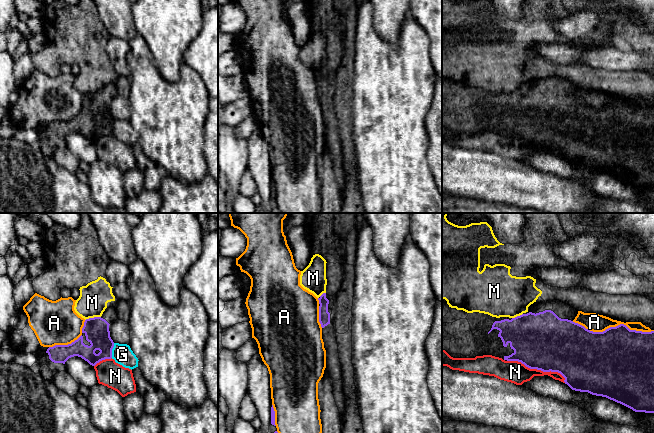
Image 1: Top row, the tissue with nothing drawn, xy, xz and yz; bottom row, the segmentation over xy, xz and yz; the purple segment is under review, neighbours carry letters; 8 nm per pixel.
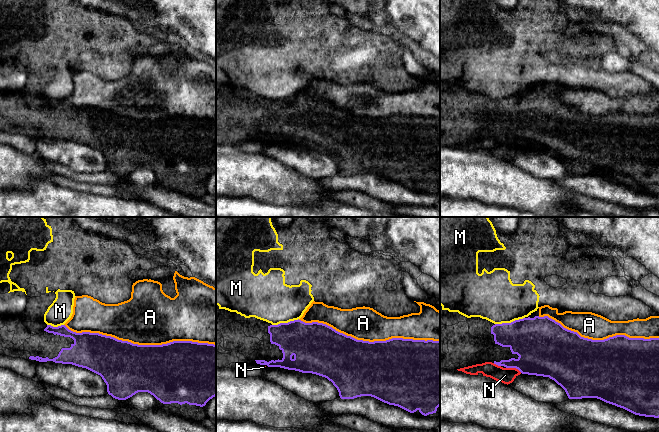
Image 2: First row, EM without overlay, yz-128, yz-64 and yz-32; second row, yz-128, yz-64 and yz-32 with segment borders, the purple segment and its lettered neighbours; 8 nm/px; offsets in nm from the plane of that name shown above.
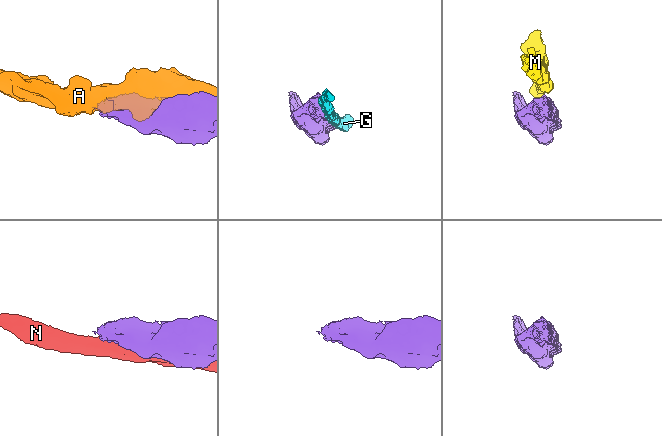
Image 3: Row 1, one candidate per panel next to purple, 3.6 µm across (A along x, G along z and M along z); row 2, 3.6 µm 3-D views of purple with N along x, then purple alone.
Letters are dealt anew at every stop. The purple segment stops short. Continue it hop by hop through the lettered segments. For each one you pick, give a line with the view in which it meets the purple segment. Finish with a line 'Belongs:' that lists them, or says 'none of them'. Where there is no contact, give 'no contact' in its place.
Belongs: none of them

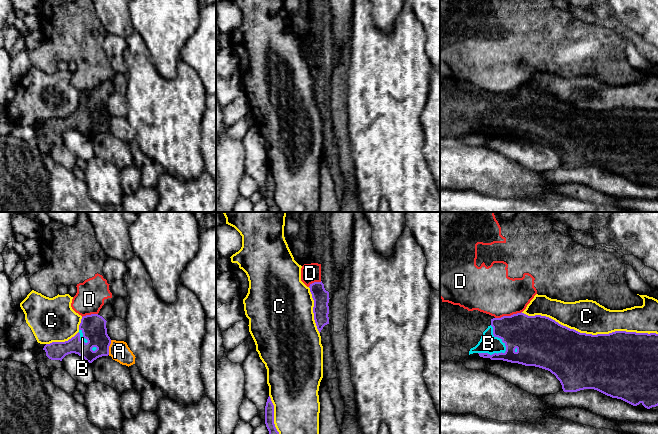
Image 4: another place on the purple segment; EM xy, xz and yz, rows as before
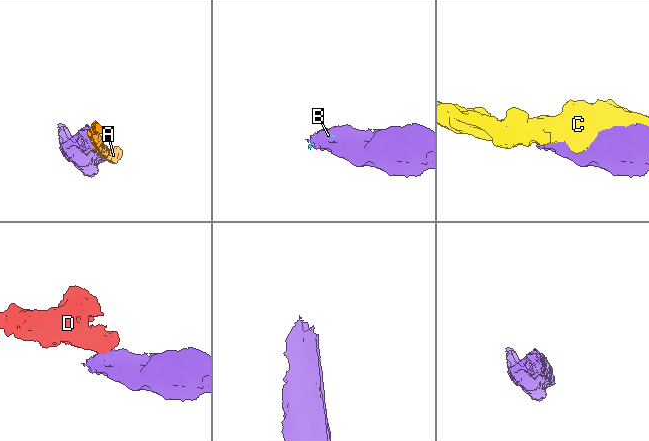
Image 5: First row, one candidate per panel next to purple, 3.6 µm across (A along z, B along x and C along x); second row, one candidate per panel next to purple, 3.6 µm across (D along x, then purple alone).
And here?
B: meets purple in yz
Belongs: B

